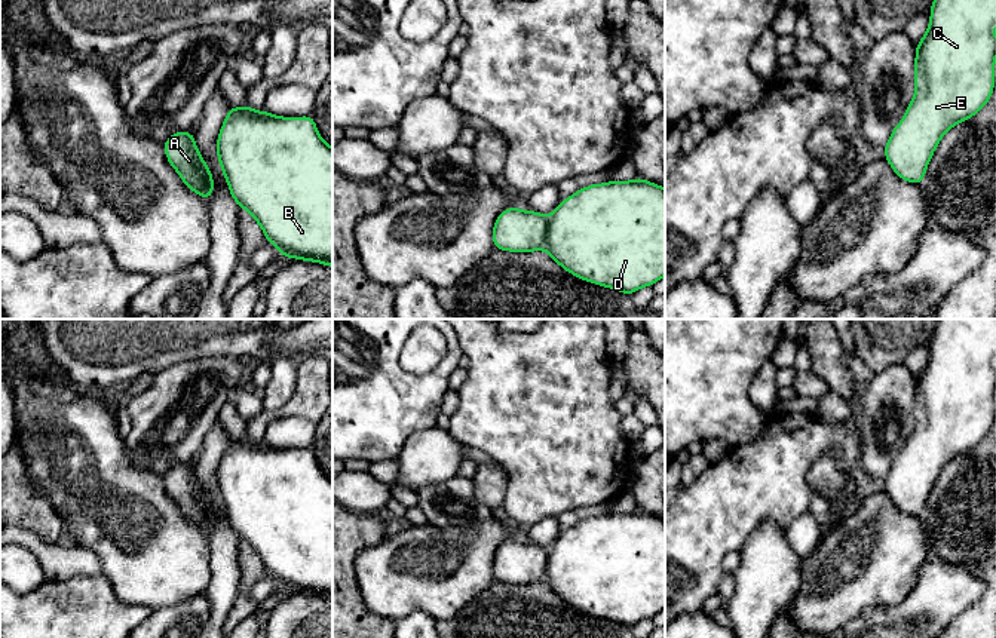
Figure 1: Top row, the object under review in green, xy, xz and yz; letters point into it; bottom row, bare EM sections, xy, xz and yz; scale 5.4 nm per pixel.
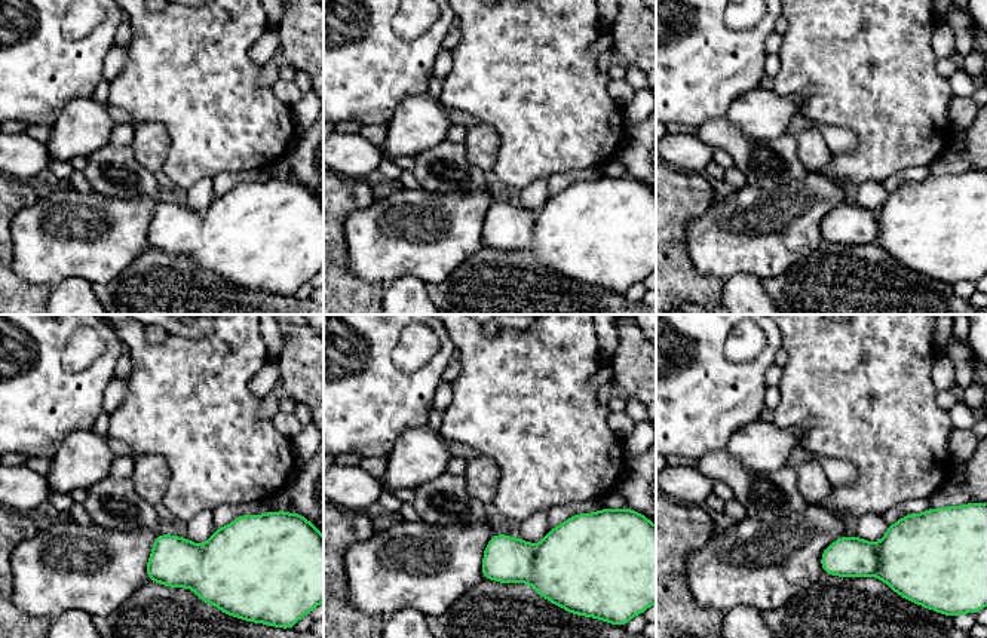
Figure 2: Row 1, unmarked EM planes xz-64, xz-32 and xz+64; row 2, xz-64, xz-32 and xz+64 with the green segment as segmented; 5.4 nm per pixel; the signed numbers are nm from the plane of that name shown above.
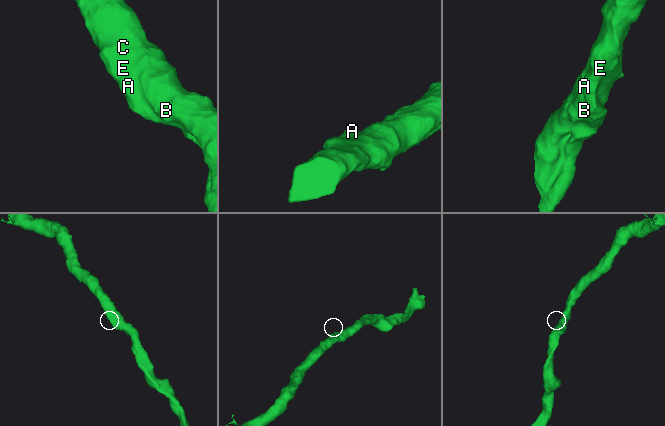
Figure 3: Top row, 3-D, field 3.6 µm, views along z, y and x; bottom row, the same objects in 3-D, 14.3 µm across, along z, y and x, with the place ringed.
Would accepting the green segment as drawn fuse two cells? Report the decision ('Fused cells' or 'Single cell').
Single cell

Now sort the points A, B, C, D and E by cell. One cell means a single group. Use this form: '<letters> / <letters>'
A B C D E

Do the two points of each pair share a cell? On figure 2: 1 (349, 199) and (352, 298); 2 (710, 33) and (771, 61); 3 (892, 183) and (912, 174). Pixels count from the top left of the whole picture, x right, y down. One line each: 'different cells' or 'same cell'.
1: same cell
2: different cells
3: same cell

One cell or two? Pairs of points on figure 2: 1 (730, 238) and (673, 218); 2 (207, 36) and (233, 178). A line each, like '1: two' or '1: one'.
1: two
2: two

